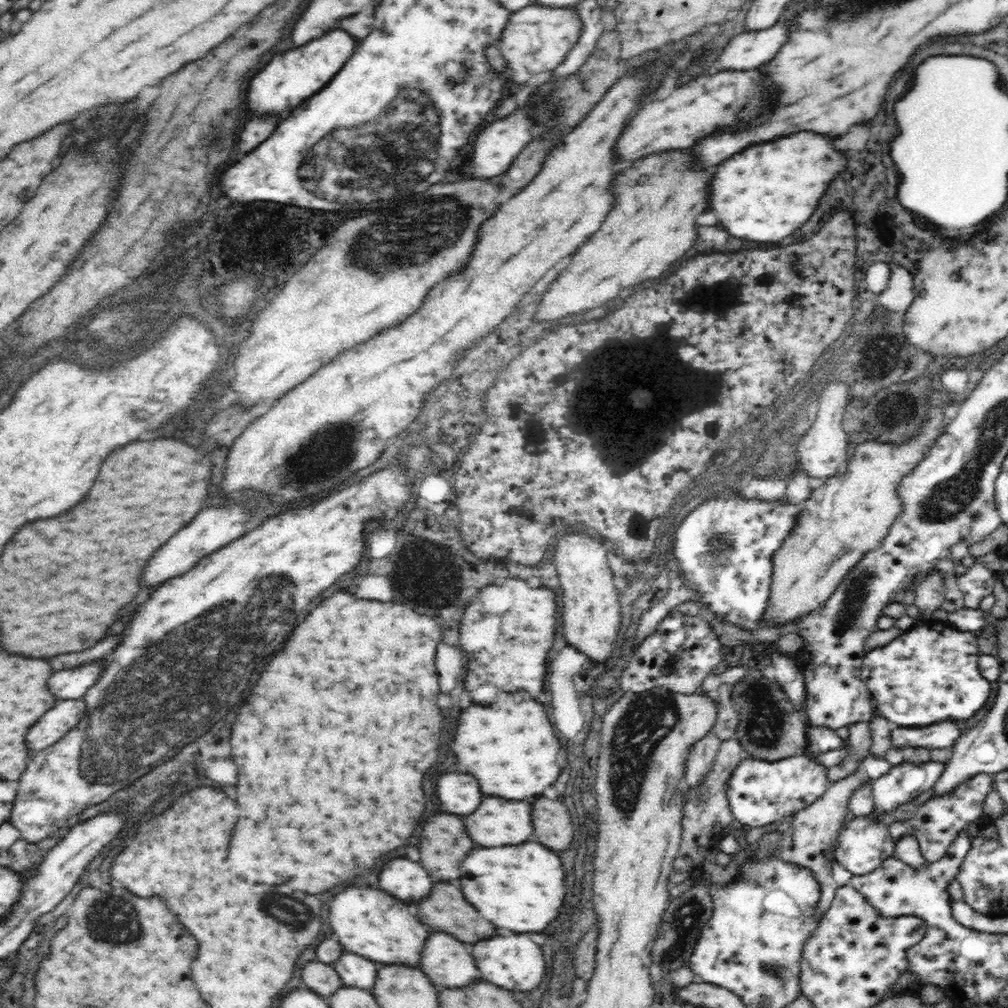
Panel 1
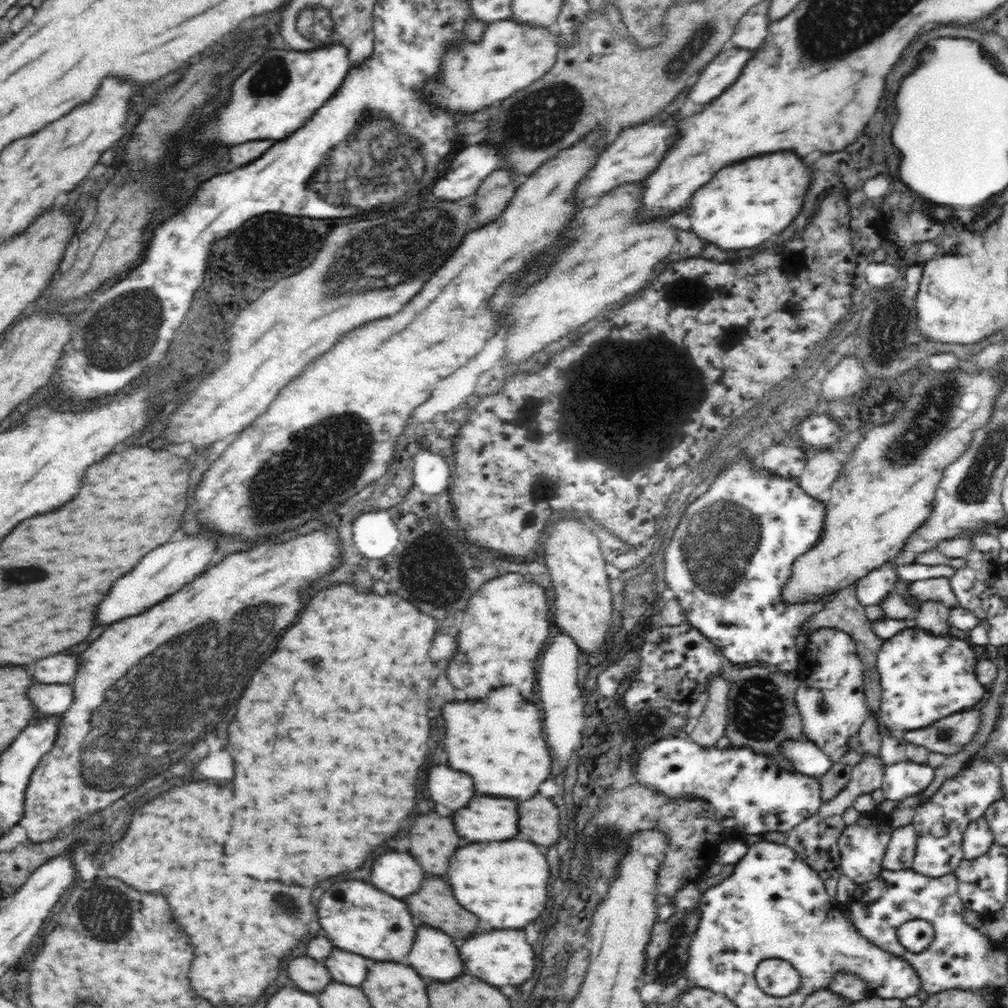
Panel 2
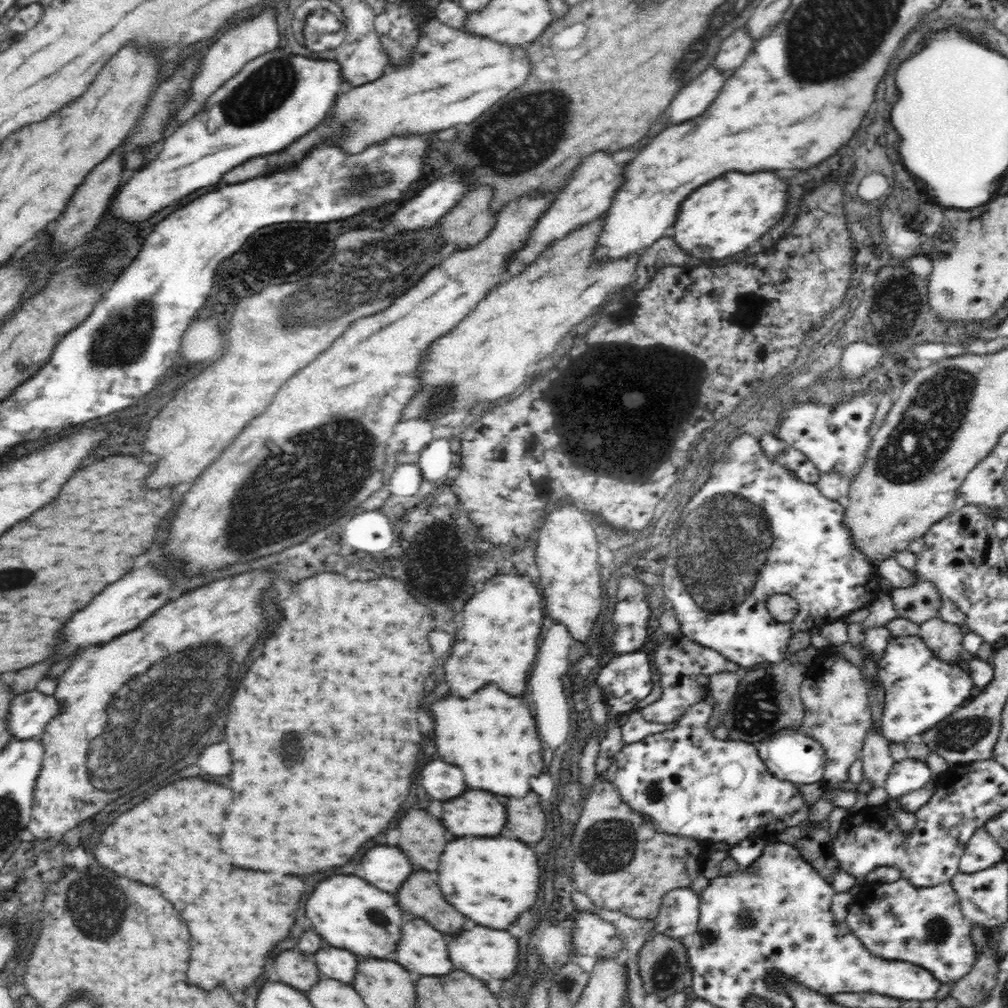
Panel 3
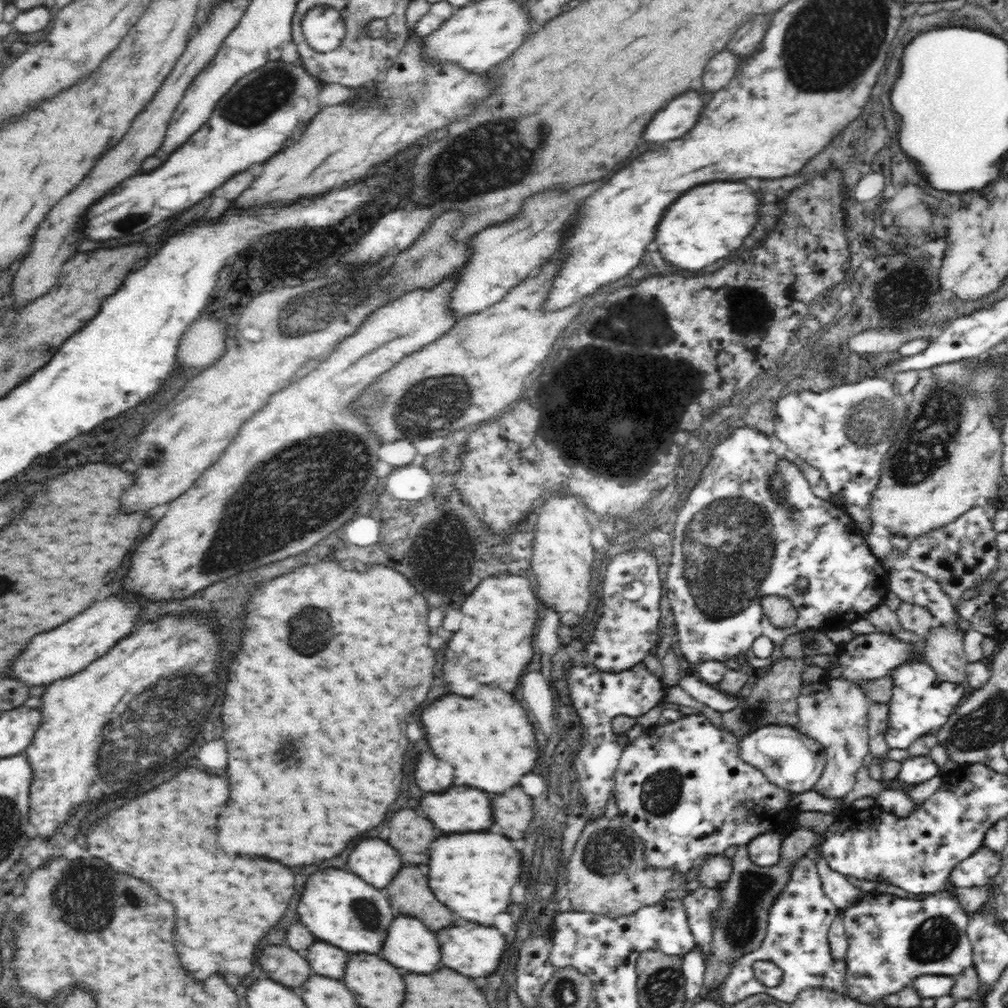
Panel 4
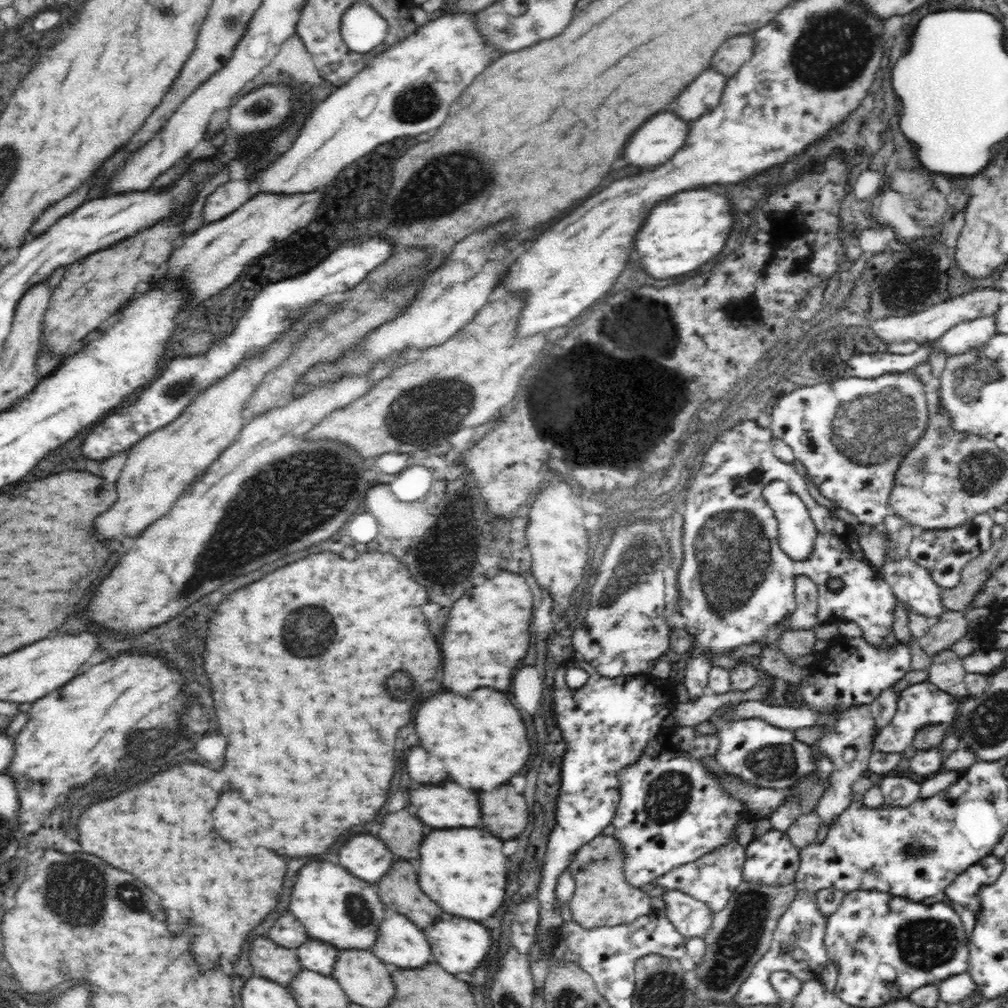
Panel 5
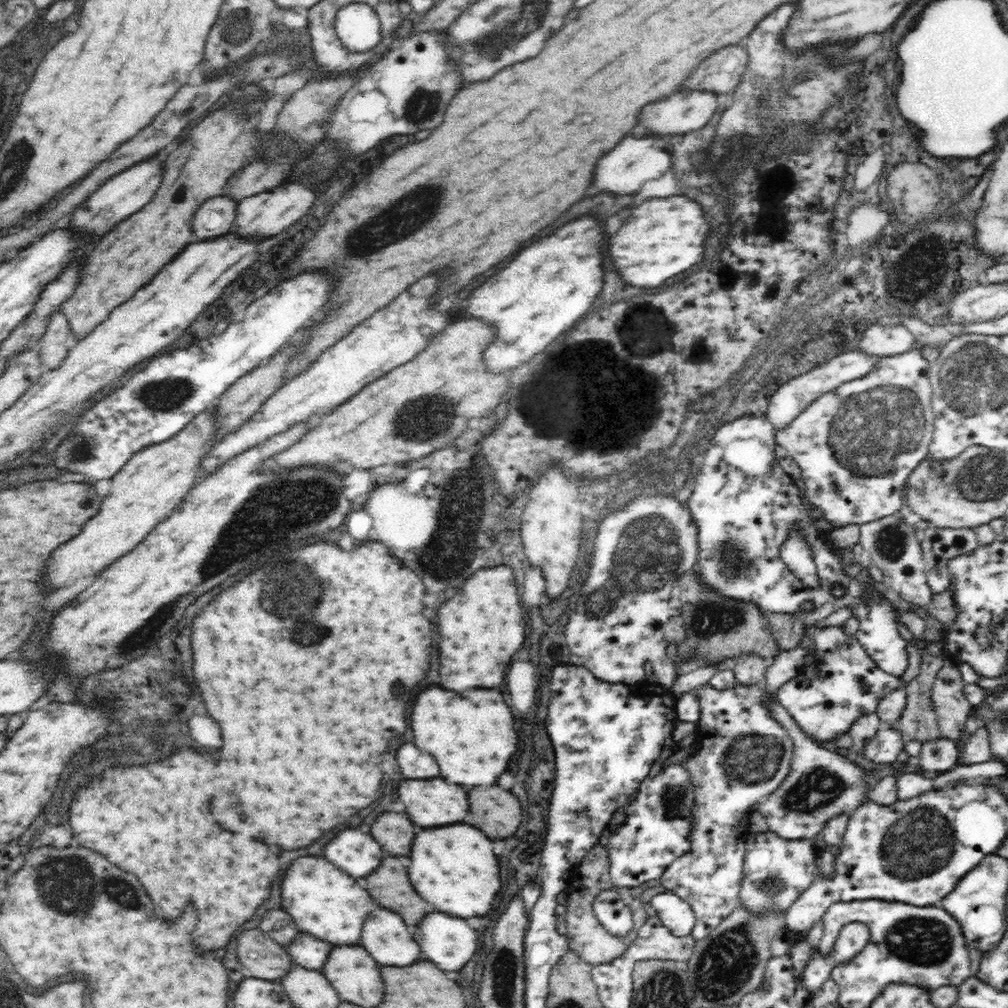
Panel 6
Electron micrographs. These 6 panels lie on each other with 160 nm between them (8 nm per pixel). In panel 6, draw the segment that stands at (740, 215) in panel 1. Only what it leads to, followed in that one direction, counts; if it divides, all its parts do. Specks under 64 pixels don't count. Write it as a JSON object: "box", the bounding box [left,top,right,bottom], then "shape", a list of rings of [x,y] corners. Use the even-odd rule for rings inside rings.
{"box":[608,196,710,286],"shape":[[[684,196],[648,198],[630,210],[620,230],[612,234],[608,258],[630,286],[660,286],[672,276],[694,269],[702,260],[704,240],[710,226],[696,202]]]}

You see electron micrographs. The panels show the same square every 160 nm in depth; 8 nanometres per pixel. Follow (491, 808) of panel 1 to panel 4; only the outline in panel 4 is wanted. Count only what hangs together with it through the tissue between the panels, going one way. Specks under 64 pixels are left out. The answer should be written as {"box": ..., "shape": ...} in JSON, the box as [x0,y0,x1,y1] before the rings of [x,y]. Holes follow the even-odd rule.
{"box":[420,786,492,832],"shape":[[[452,786],[442,794],[424,796],[420,806],[444,832],[476,832],[492,824],[488,796],[476,788]]]}

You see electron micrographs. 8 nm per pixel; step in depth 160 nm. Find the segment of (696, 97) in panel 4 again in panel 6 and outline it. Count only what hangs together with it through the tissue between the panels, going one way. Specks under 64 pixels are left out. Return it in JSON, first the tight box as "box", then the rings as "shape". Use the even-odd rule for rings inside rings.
{"box":[592,136,673,194],"shape":[[[651,136],[650,138],[624,138],[620,144],[600,158],[600,166],[596,166],[596,182],[592,182],[596,192],[606,194],[634,194],[641,190],[648,180],[656,180],[664,176],[671,166],[673,158],[670,139]]]}

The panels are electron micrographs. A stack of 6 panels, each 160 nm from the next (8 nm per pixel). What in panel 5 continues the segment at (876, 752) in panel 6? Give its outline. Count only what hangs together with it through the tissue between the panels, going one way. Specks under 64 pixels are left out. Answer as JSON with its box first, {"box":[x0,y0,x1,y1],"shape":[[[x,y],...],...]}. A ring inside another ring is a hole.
{"box":[873,680,960,753],"shape":[[[926,680],[916,686],[901,688],[900,698],[897,699],[897,711],[884,728],[881,728],[873,740],[874,751],[884,753],[904,753],[913,745],[914,734],[927,725],[944,725],[948,728],[954,723],[959,713],[960,702],[946,691],[939,690],[934,684]]]}

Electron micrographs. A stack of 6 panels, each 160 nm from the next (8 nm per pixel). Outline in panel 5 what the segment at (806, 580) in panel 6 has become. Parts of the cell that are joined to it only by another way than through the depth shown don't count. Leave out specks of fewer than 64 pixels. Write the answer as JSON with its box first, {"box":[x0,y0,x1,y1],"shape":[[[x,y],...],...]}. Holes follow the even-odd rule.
{"box":[763,481,817,562],"shape":[[[772,481],[763,490],[764,498],[774,511],[779,523],[779,545],[788,557],[804,562],[813,551],[817,530],[804,501],[796,494],[790,492],[784,481]]]}

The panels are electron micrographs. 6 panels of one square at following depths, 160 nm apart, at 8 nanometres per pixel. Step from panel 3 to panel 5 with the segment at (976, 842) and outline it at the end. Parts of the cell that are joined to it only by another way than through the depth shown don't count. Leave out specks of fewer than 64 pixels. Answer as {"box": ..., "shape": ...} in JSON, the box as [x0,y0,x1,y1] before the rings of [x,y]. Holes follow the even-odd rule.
{"box":[945,855,1004,914],"shape":[[[985,855],[957,875],[956,880],[945,888],[946,897],[976,914],[981,906],[980,892],[983,887],[989,887],[996,882],[1004,870],[1004,865],[1000,857]]]}

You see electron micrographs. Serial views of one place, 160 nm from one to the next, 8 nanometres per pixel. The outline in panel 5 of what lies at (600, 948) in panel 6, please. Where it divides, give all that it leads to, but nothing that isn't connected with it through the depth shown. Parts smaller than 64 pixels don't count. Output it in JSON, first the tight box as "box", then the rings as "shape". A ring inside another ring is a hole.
{"box":[568,834,653,929],"shape":[[[599,834],[585,843],[577,851],[569,866],[569,872],[575,882],[574,894],[568,902],[572,920],[581,927],[592,929],[607,924],[609,927],[631,923],[633,919],[650,914],[653,909],[648,894],[639,887],[633,887],[624,878],[624,865],[621,855],[624,851],[612,834]]]}

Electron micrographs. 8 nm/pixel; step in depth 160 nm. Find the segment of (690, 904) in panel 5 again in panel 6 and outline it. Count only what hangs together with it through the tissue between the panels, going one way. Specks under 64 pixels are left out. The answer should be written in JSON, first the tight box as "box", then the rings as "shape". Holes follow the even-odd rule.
{"box":[650,891,696,936],"shape":[[[662,891],[654,896],[650,903],[657,913],[657,920],[674,936],[691,934],[694,924],[696,924],[696,917],[692,907],[682,898]]]}

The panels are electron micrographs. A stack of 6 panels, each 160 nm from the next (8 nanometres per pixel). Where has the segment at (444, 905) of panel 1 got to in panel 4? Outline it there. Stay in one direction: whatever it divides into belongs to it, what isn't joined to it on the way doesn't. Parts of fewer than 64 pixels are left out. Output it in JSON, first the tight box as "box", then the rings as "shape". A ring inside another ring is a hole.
{"box":[385,866,452,930],"shape":[[[424,866],[402,868],[400,874],[391,880],[391,885],[385,887],[386,894],[390,892],[388,898],[394,910],[410,908],[410,916],[420,918],[430,930],[440,930],[450,926],[452,912],[428,890],[428,878],[424,872]]]}

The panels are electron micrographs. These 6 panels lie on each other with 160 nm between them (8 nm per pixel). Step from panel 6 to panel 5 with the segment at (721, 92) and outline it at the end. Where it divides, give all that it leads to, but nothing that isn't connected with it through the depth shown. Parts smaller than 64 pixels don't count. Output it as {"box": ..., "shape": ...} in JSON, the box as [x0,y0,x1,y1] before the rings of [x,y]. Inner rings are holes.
{"box":[710,34,755,80],"shape":[[[754,34],[735,36],[726,40],[720,50],[712,56],[710,69],[724,75],[726,80],[732,78],[744,63],[750,60],[755,49]]]}

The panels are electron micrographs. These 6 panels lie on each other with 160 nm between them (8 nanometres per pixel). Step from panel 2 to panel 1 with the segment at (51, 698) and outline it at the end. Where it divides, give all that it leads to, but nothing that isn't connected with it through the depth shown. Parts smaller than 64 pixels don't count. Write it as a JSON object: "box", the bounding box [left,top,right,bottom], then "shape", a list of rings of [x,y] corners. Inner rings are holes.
{"box":[48,660,107,700],"shape":[[[102,660],[87,665],[78,670],[64,670],[52,674],[52,678],[48,680],[48,686],[52,686],[52,694],[56,694],[58,700],[82,698],[96,684],[107,666]]]}

